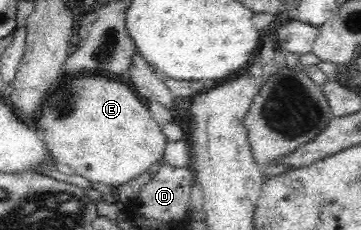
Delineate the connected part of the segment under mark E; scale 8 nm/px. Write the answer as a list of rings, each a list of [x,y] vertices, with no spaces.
[[[92,76],[84,80],[74,80],[68,84],[70,90],[70,112],[58,114],[56,108],[44,109],[44,116],[40,120],[52,120],[44,122],[41,132],[38,132],[44,141],[45,147],[53,154],[58,161],[68,165],[75,174],[80,174],[89,182],[100,182],[100,184],[116,185],[126,184],[132,178],[149,172],[161,163],[165,153],[167,138],[162,133],[162,128],[150,118],[146,106],[142,104],[139,97],[130,84],[121,83],[103,76]]]

